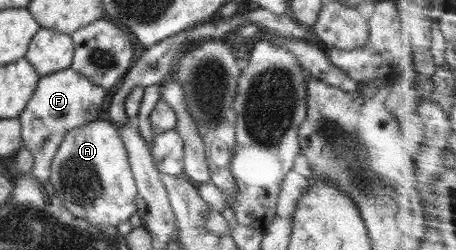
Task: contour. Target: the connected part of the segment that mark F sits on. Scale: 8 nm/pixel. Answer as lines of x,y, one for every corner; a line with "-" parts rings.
71,67
41,76
27,106
17,117
20,120
22,146
33,155
31,174
45,183
50,178
50,166
65,135
75,128
99,118
107,91
91,82

